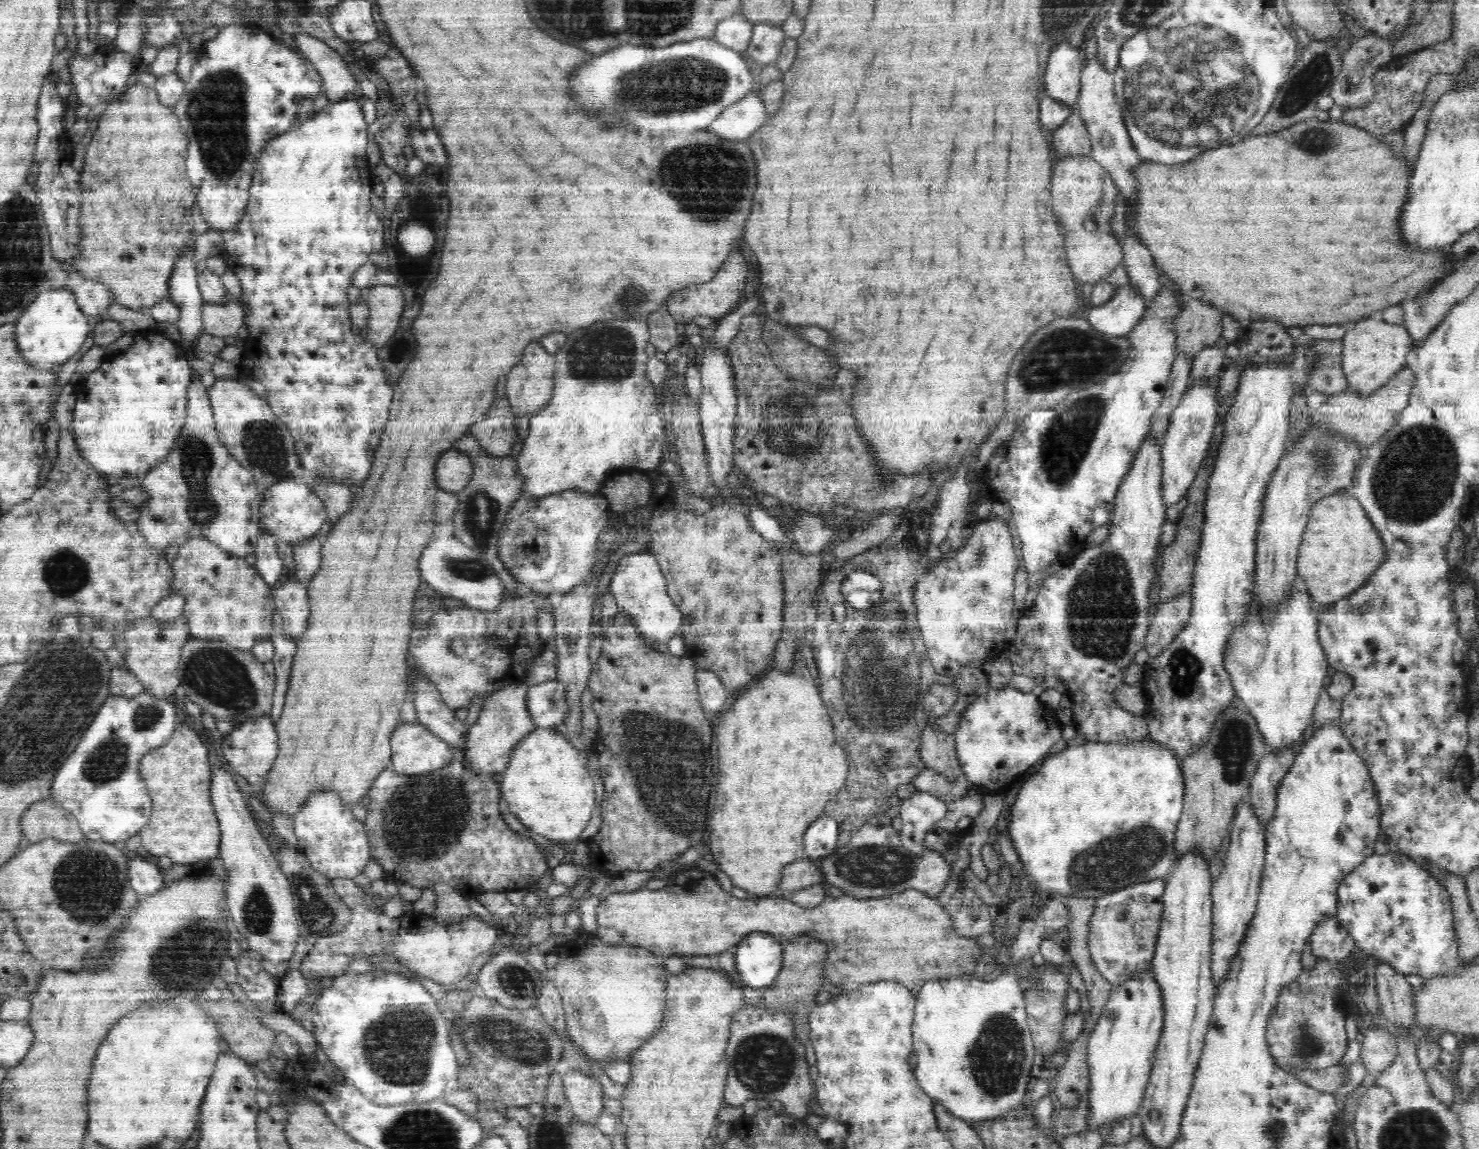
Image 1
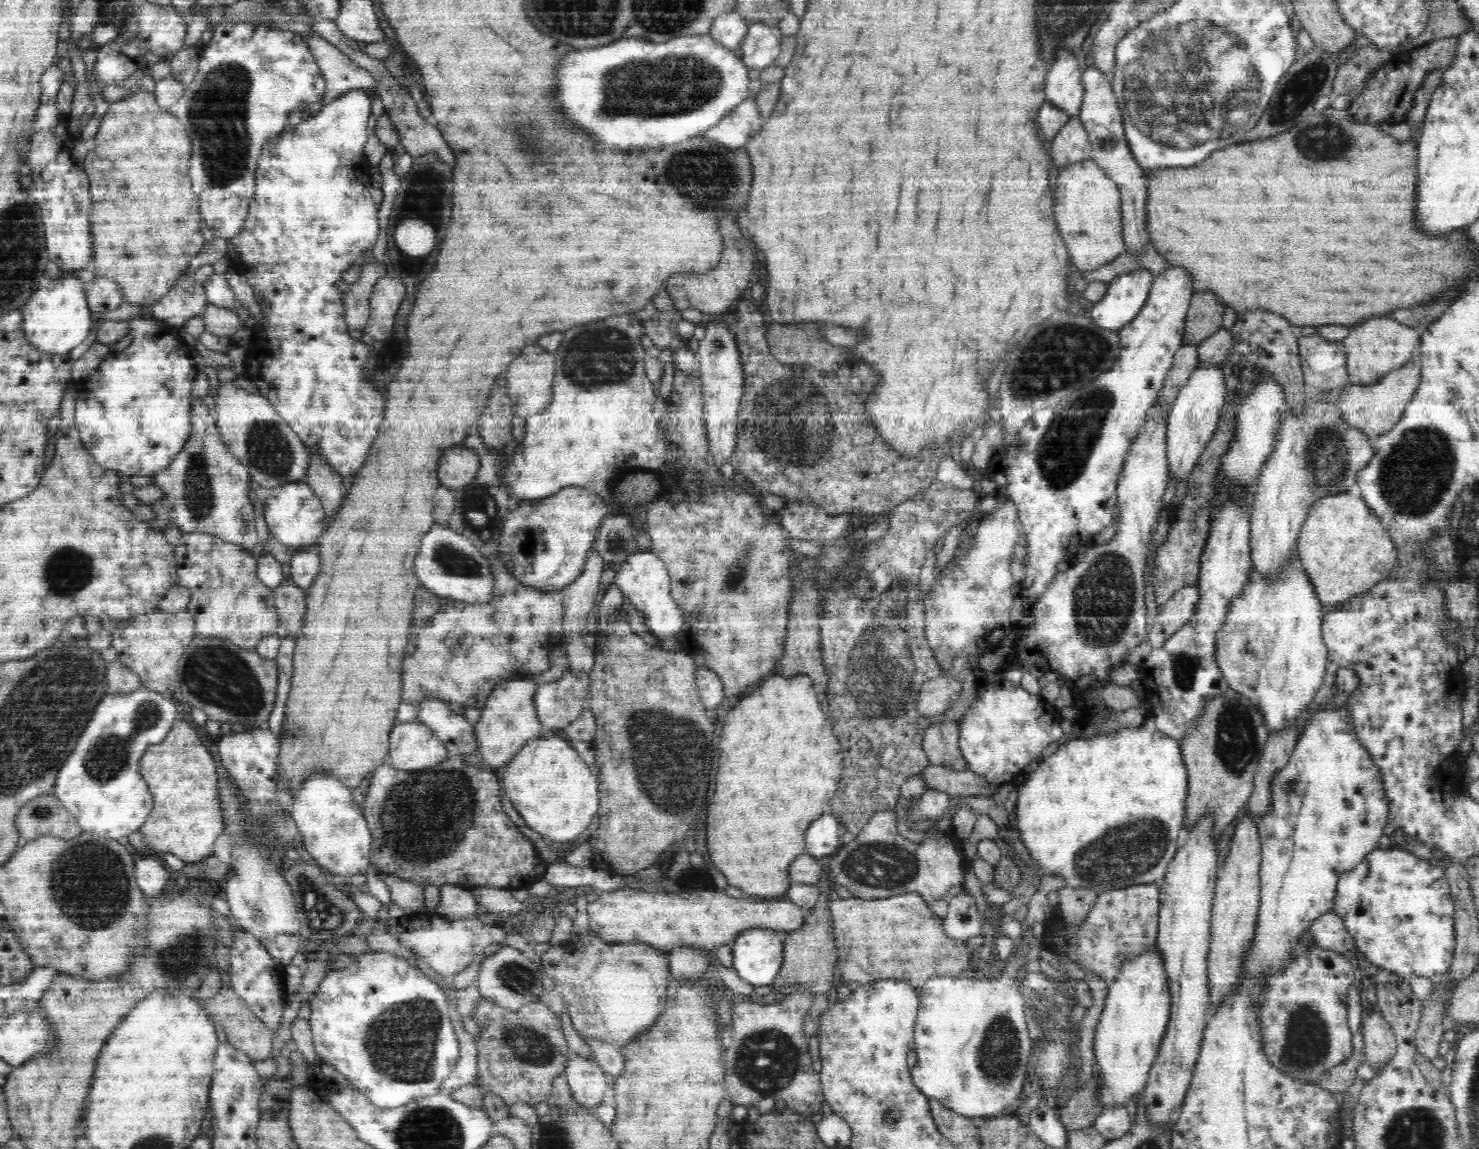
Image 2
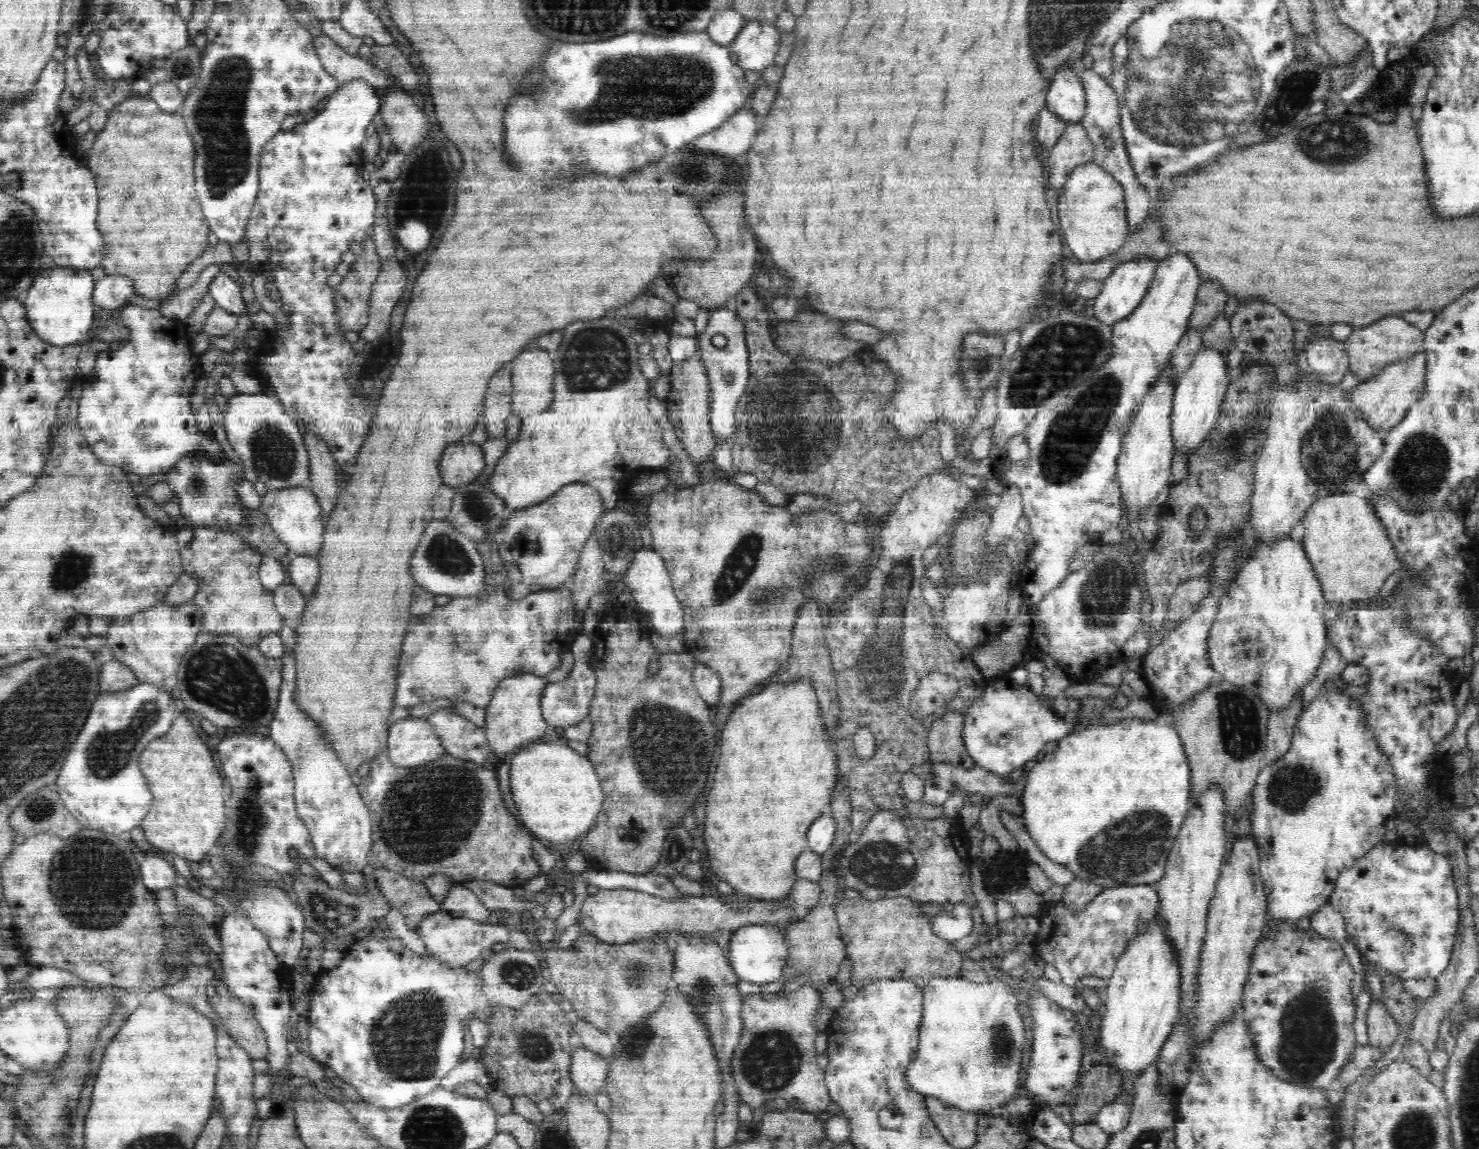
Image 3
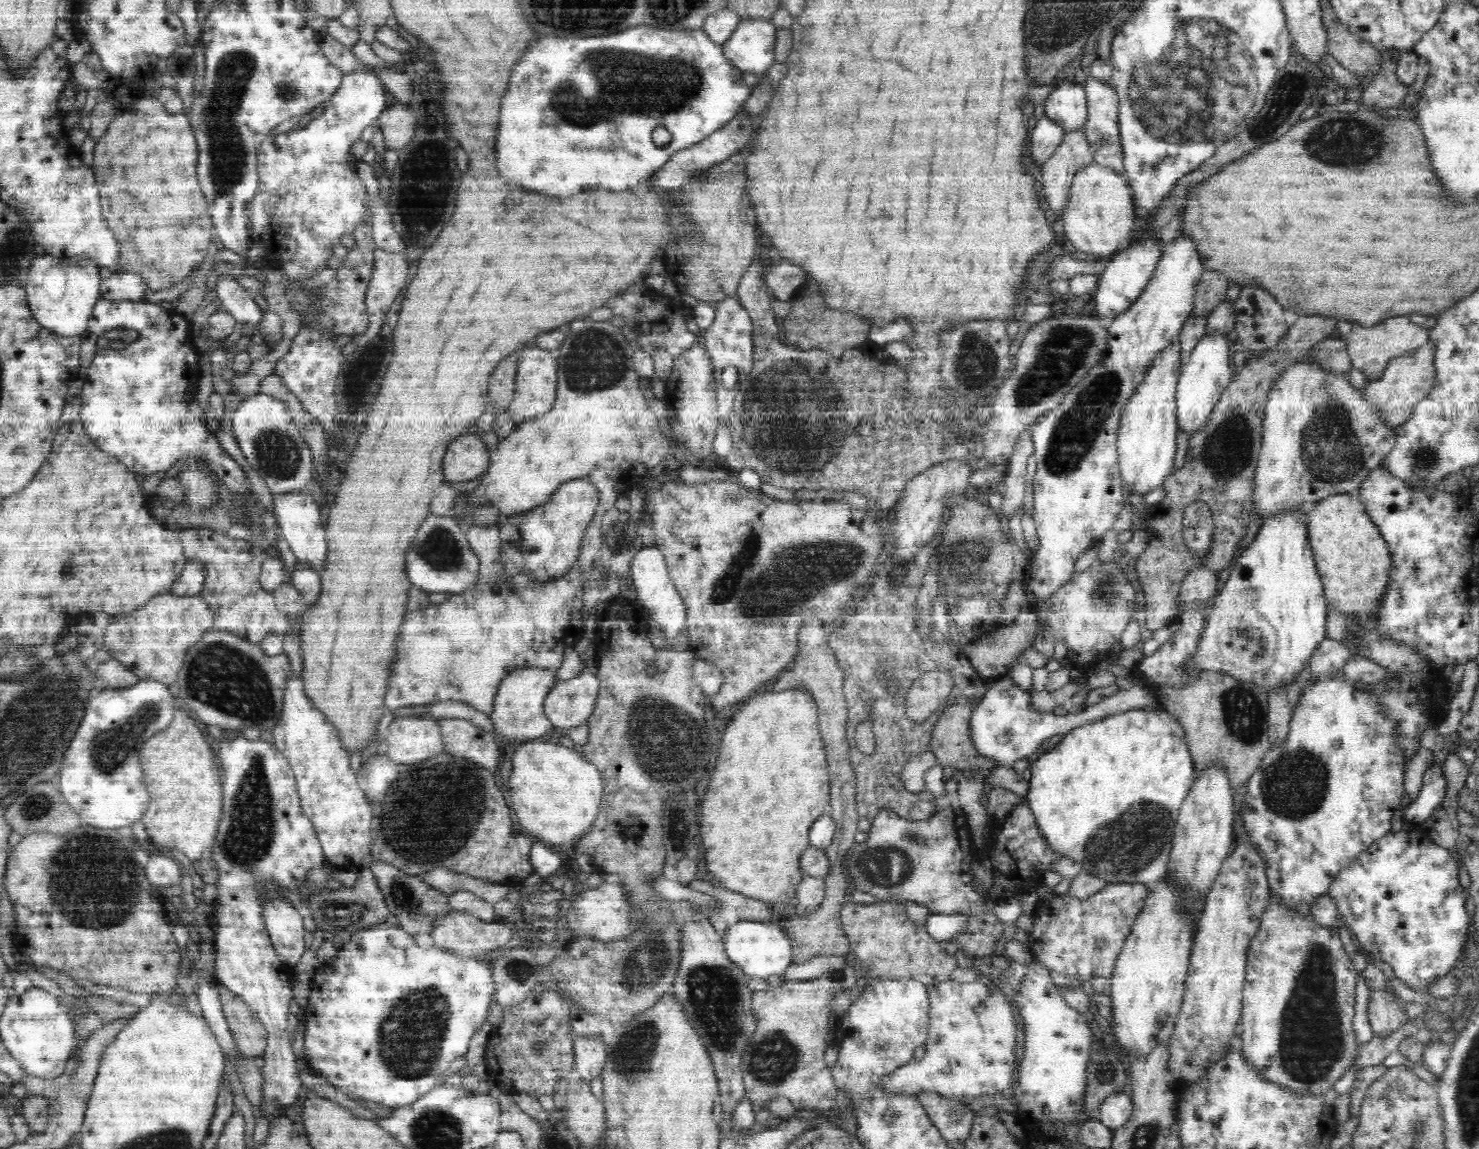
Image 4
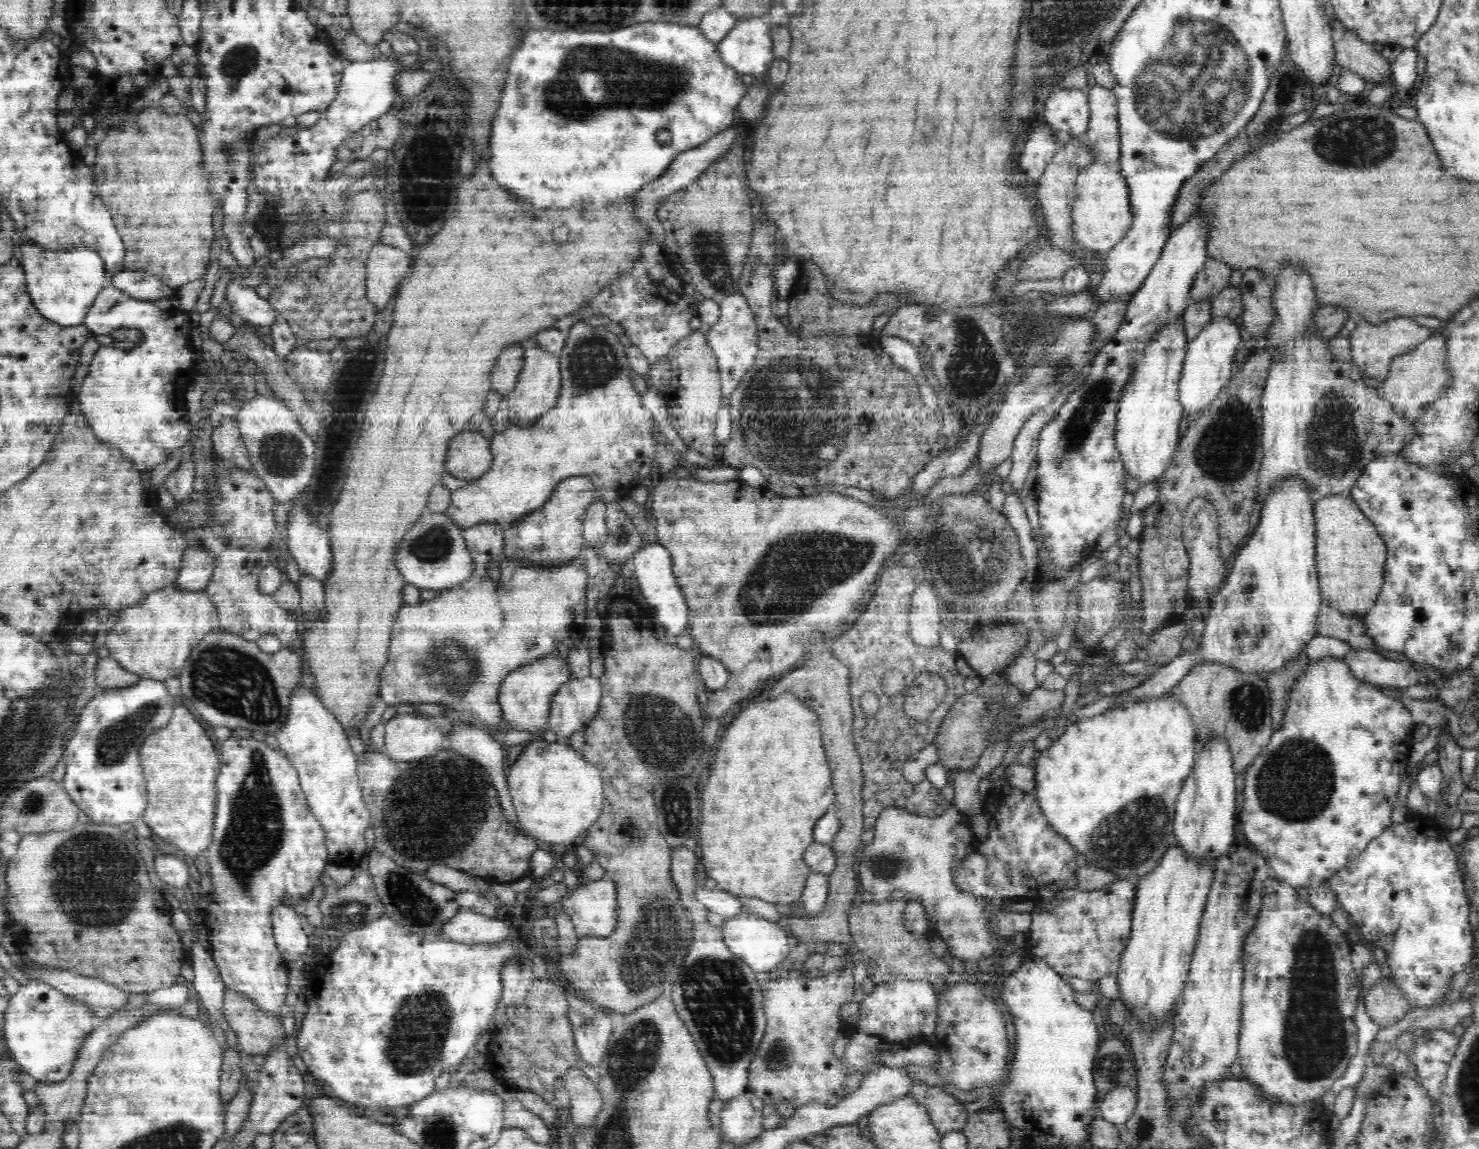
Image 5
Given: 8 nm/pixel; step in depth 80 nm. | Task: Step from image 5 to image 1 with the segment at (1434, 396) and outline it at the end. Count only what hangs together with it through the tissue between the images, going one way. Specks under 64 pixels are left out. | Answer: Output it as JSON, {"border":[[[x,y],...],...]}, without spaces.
{"border":[[[1405,366],[1384,384],[1368,395],[1356,390],[1346,390],[1327,397],[1327,401],[1313,410],[1312,421],[1326,423],[1334,433],[1340,433],[1352,441],[1358,441],[1362,450],[1378,442],[1397,422],[1400,413],[1407,407],[1411,390],[1415,384],[1415,369]]]}

